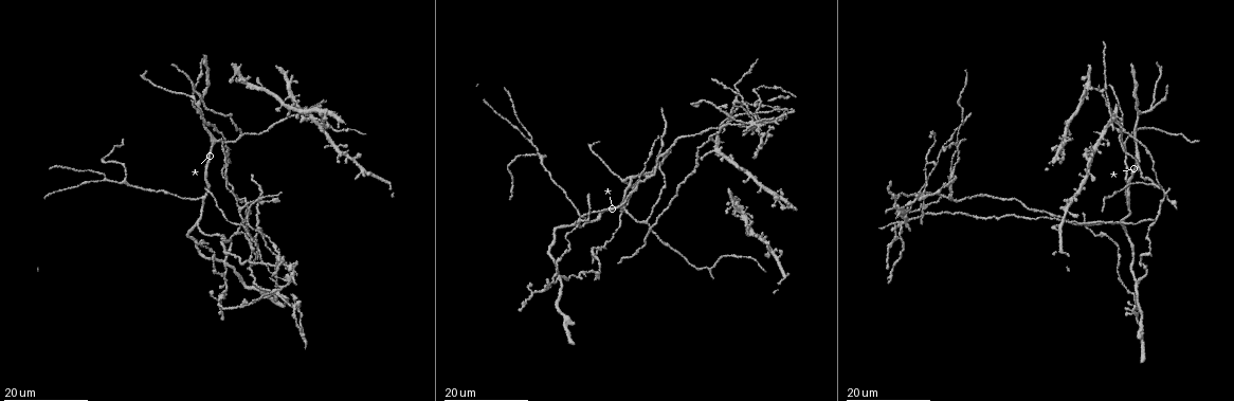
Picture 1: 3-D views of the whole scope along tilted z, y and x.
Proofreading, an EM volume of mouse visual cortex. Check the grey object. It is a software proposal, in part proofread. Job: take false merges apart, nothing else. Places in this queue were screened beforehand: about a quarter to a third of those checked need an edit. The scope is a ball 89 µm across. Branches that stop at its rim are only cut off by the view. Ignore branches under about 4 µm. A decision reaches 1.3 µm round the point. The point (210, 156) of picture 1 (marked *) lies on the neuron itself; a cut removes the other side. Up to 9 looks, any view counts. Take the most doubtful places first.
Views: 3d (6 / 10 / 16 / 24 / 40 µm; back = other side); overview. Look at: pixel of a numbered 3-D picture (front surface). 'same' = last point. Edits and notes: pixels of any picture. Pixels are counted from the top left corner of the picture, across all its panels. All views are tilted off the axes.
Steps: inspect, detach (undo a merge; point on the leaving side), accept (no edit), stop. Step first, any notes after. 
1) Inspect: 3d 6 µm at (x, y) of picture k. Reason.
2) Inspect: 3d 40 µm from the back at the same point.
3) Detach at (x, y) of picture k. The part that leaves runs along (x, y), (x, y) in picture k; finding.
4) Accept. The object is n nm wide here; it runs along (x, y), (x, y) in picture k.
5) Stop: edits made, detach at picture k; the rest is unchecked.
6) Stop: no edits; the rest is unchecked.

Inspect: 3d 16 µm at (107, 177) of picture 1. Branch point.

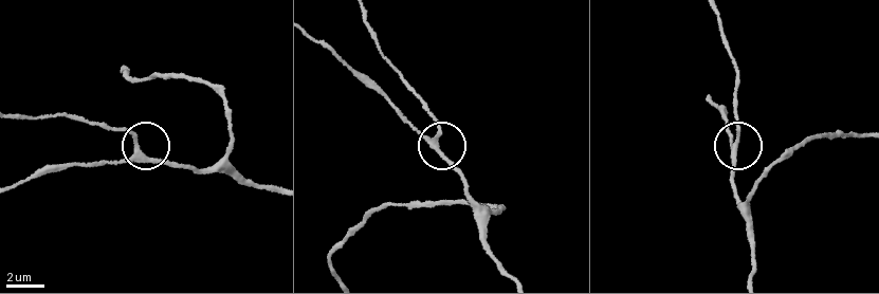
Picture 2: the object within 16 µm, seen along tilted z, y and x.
Inspect: 3d 6 µm at (738, 144) of picture 2.

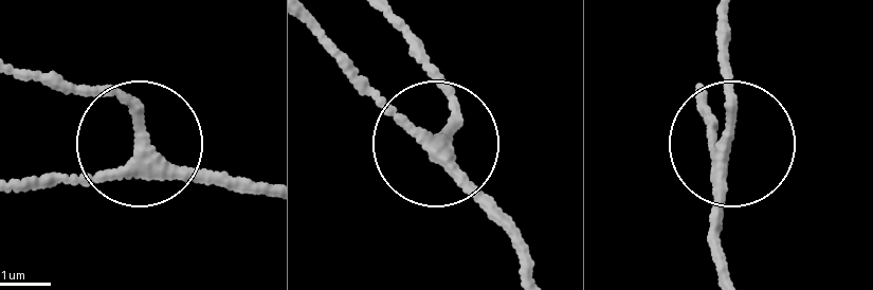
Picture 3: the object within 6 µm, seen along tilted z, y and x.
Accept. 3 arms meet here; it runs along (730, 269), (719, 34) in picture 3; one neuron here.

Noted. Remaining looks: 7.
Inspect: 3d 16 µm at (226, 261) of picture 1. Four or more arms meet.

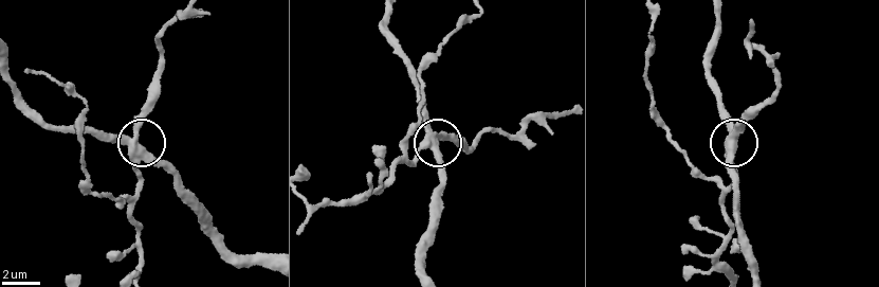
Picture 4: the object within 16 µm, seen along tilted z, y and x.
Inspect: 3d 6 µm at (433, 139) of picture 4.

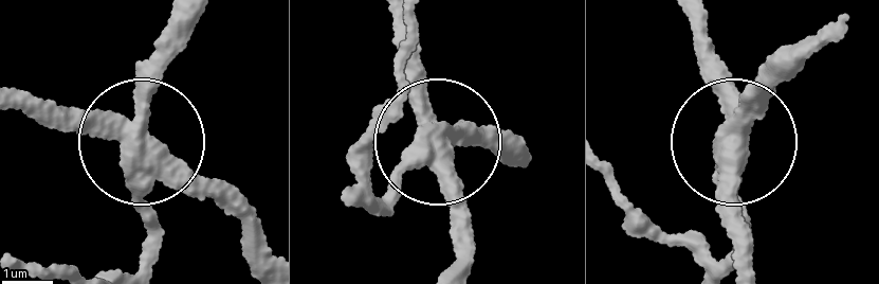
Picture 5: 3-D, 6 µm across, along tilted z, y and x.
Detach at (156, 82) of picture 5. The side arm is 35 µm long; 4 arms meet here; a second neuron is stuck on.

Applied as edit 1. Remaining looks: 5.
Inspect: 3d 16 µm at (122, 180) of picture 1. Three-way junction.

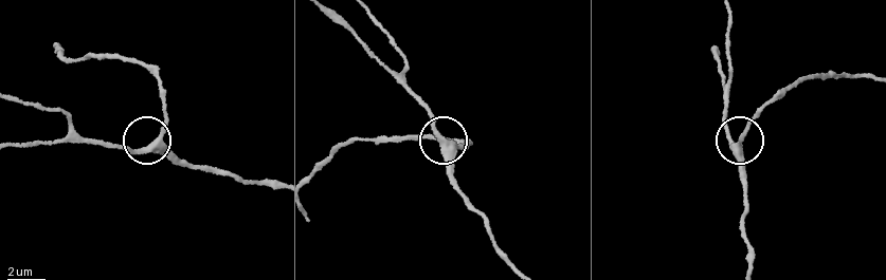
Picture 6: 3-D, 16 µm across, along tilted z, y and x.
Inspect: 3d 10 µm at (150, 147) of picture 6. Closer look.

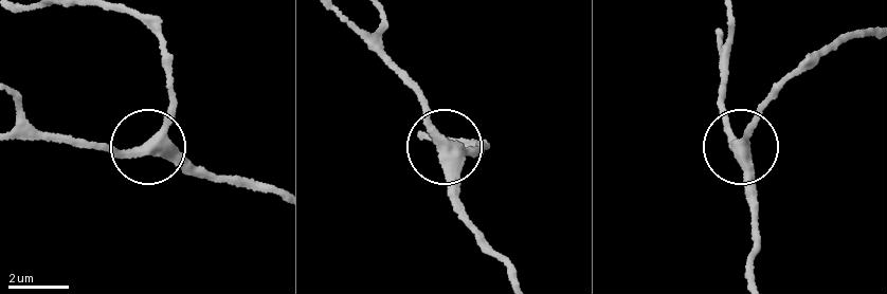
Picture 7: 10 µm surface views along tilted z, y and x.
Accept. The object is 330 nm wide here; it runs along (278, 195), (200, 171), (152, 146), (168, 109), (173, 70) in picture 7; one neuron here.

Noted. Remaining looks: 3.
Inspect: 3d 24 µm at (950, 186) of picture 1. Side arm on a straight run.

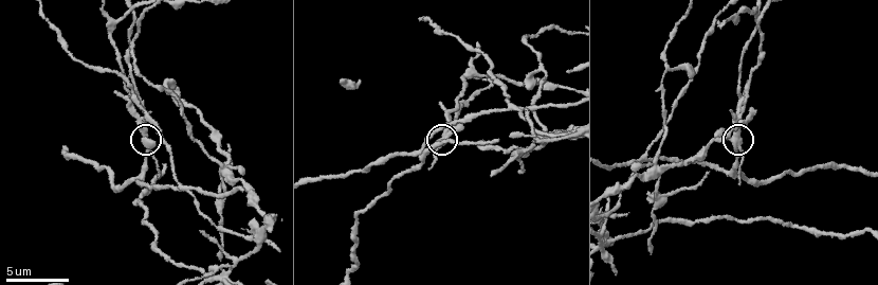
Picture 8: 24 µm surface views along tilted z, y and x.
Inspect: 3d 10 µm at (736, 142) of picture 8.

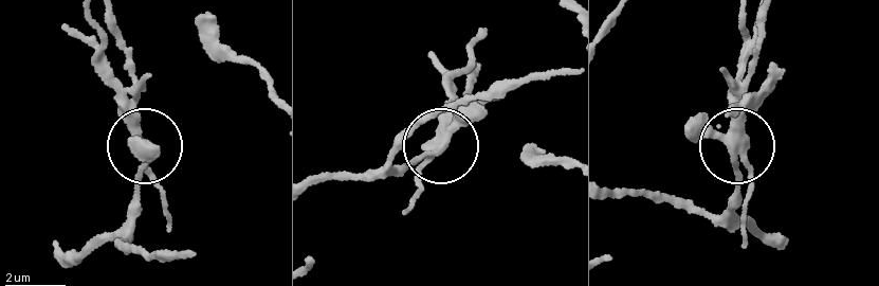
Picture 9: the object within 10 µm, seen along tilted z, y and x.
Detach at (122, 107) of picture 9. The object is 280 nm wide here; two neurons meet here.

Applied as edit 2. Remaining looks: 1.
Inspect: 3d 10 µm at (368, 168) of picture 8. Calibre changes.

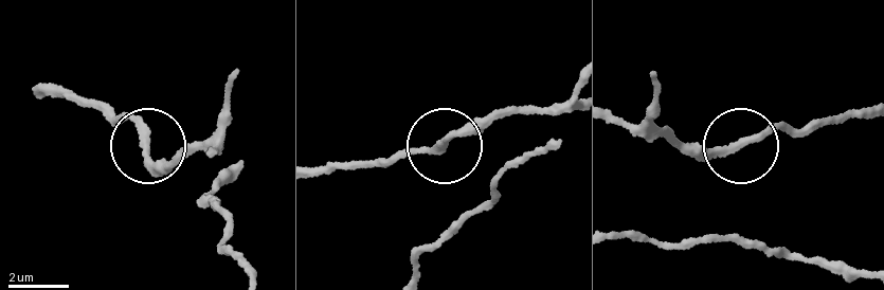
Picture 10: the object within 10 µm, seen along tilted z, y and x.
Accept. The object is 240 nm wide here; it runs along (870, 114), (769, 129), (734, 149), (675, 147) in picture 10; all the same neuron.

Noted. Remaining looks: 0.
Stop: edits made, detach at picture 5, detach at picture 9; the rest is unchecked.

